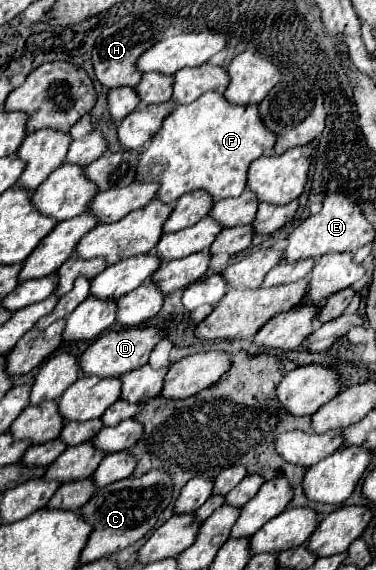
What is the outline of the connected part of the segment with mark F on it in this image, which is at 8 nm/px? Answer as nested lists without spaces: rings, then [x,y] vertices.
[[[207,92],[199,100],[177,106],[171,116],[163,120],[163,128],[155,134],[151,146],[141,154],[139,168],[137,168],[137,182],[159,182],[161,188],[157,192],[157,198],[161,202],[175,202],[183,194],[191,190],[207,190],[215,200],[227,198],[227,196],[241,196],[241,192],[247,186],[247,170],[253,160],[263,156],[267,150],[273,150],[277,136],[261,124],[259,116],[259,106],[257,104],[247,104],[247,106],[237,106],[229,104],[223,94],[217,92]]]

